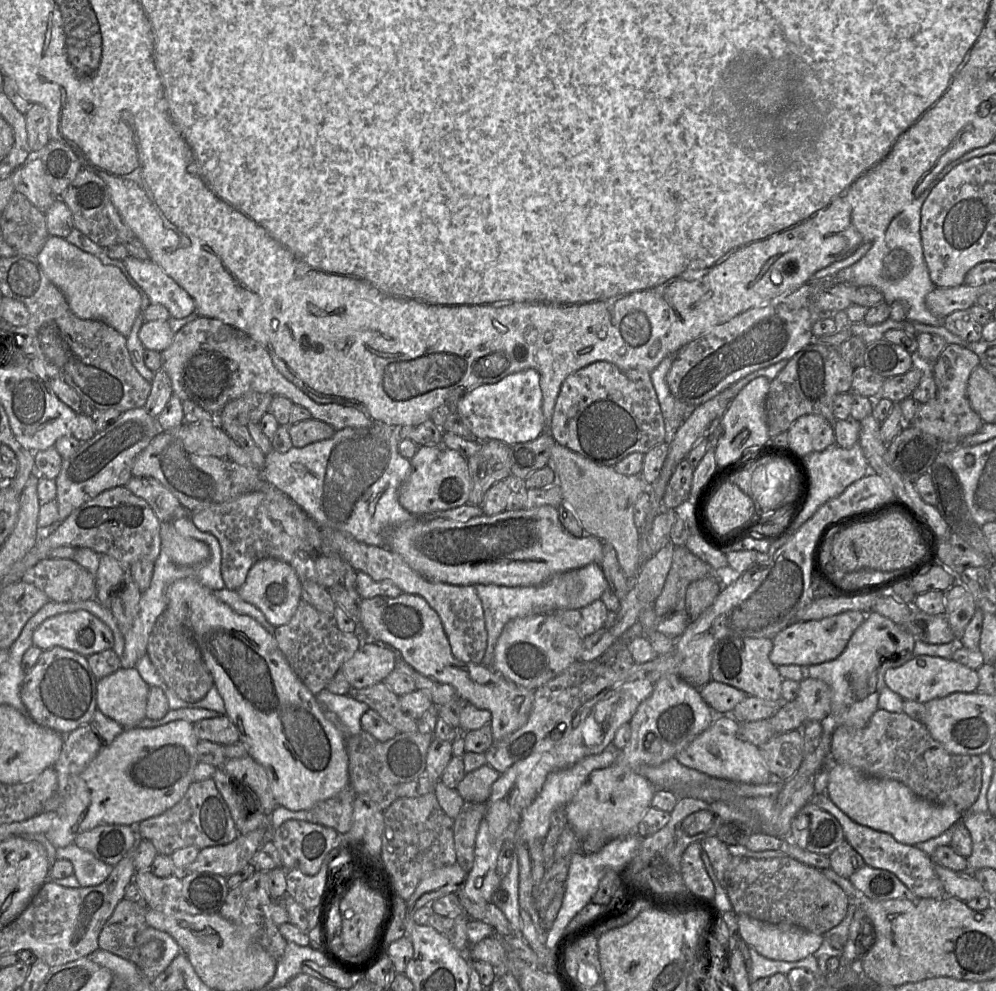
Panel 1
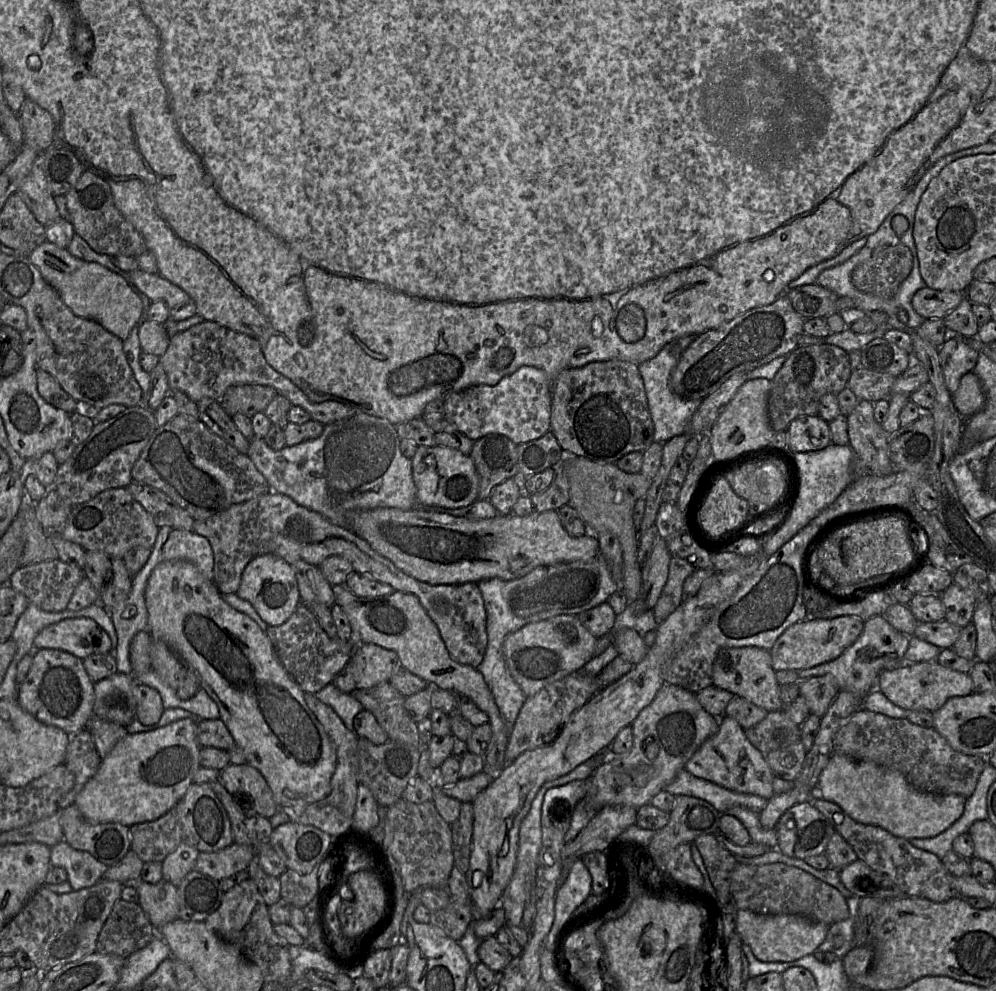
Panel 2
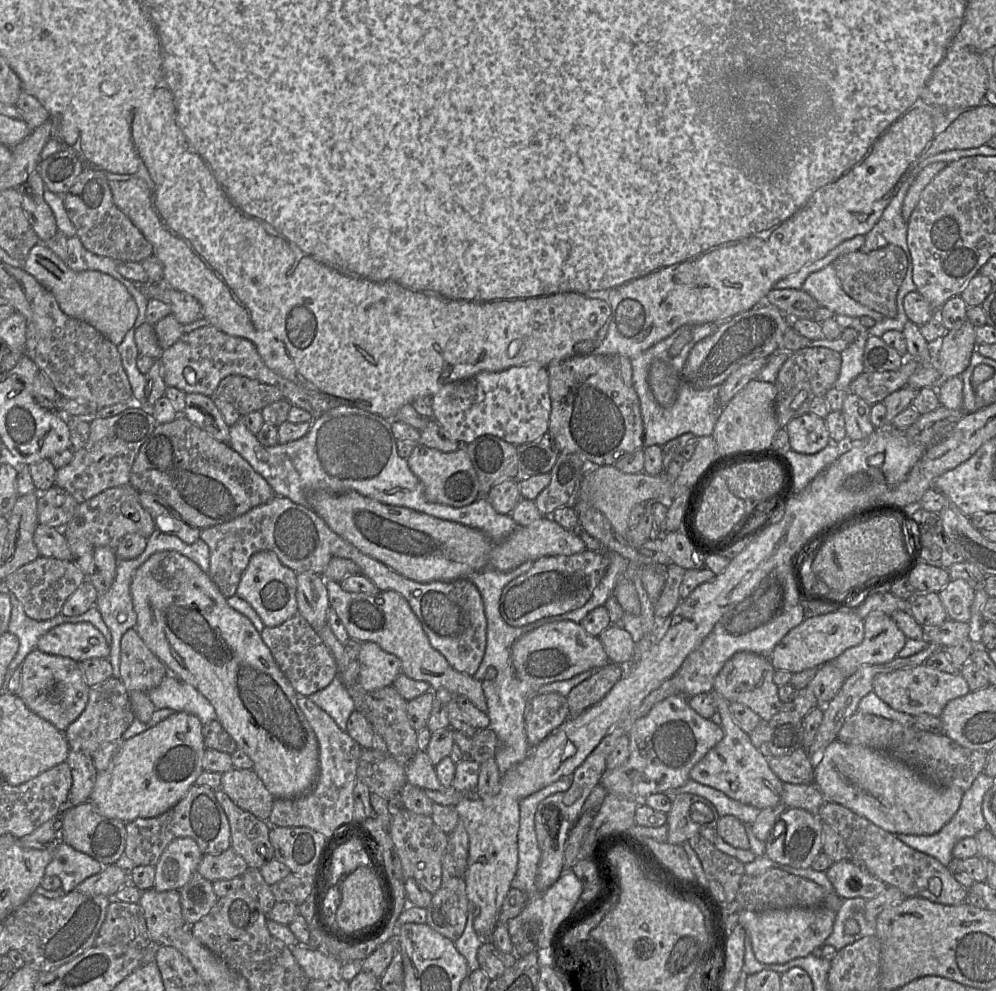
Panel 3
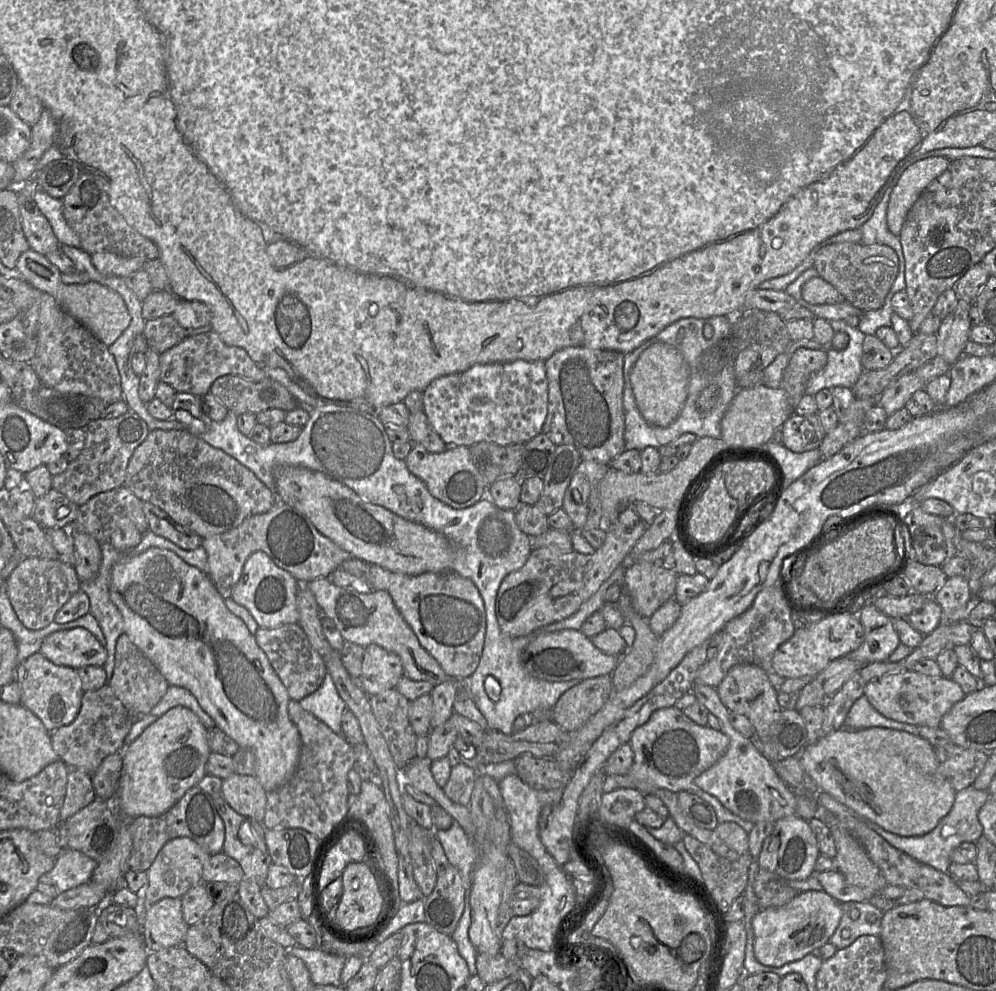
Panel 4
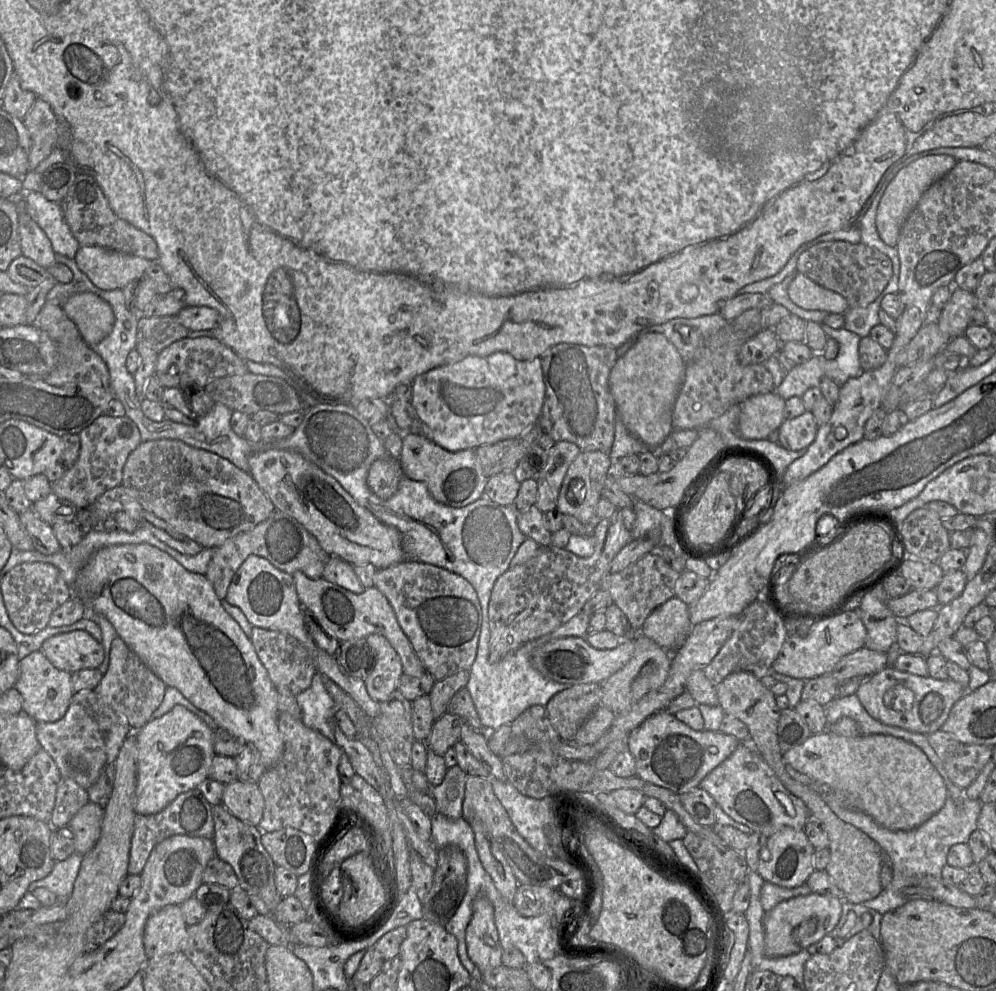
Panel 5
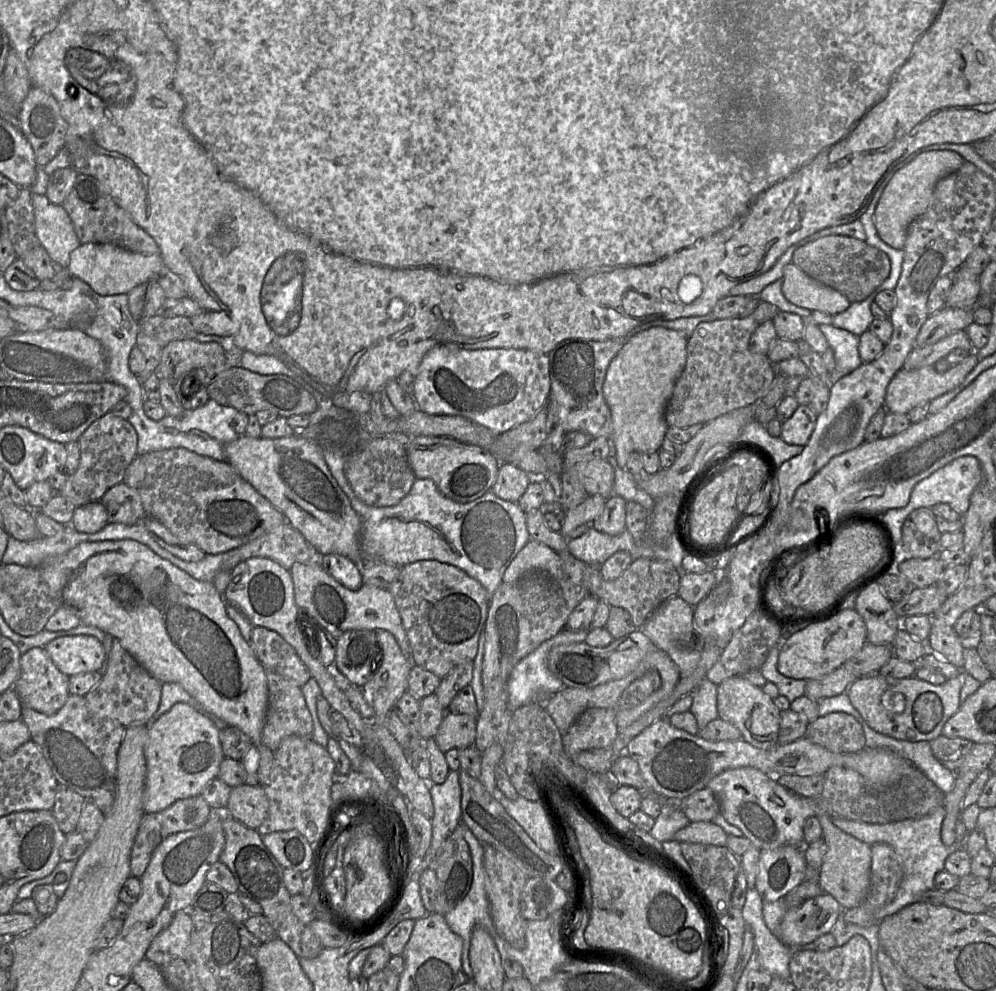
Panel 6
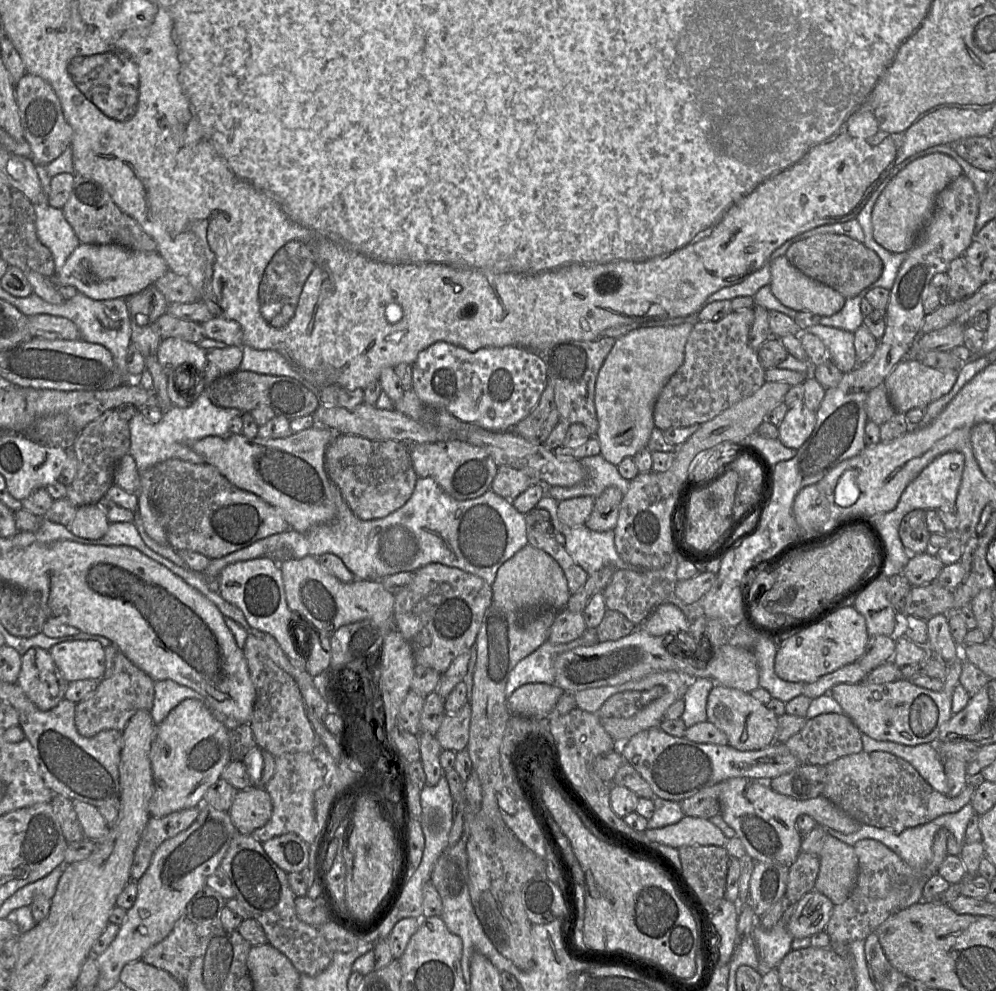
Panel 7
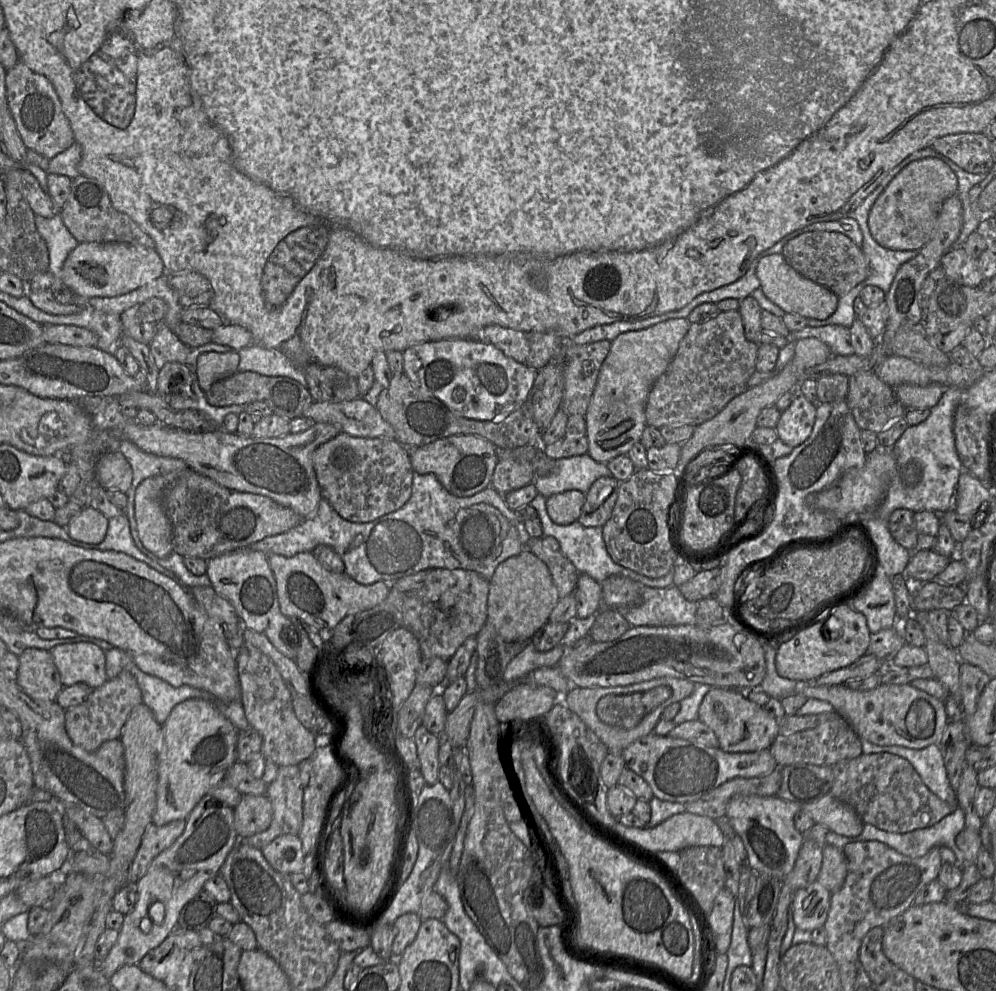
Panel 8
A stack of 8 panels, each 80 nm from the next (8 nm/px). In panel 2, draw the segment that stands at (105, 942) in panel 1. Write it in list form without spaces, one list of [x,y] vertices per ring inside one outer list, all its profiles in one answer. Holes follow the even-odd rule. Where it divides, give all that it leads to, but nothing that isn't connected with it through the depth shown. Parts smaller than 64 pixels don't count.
[[[119,899],[99,933],[96,951],[126,960],[147,946],[156,934],[156,929],[138,903]]]

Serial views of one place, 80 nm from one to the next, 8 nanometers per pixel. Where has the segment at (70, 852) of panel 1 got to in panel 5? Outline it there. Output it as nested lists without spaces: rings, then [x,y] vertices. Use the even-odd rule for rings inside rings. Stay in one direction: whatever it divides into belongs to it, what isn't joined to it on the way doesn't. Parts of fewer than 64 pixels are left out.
[[[73,853],[62,861],[55,861],[52,871],[43,879],[32,882],[27,892],[44,887],[55,893],[59,899],[67,899],[73,891],[83,855]]]

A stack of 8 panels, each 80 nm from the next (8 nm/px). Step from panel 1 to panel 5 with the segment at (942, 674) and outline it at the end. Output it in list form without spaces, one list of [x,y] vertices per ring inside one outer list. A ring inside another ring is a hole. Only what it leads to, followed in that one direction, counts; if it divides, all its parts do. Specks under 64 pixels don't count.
[[[887,666],[865,679],[855,695],[875,720],[893,727],[928,736],[948,719],[953,706],[964,696],[966,689],[951,679],[937,680],[918,676]]]

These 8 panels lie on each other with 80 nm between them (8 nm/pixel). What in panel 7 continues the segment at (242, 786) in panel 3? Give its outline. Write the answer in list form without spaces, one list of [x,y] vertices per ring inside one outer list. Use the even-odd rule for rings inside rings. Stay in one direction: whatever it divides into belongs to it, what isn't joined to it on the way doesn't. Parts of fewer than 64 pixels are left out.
[[[263,787],[238,790],[228,810],[231,821],[240,834],[250,835],[267,824],[272,815],[272,801]]]

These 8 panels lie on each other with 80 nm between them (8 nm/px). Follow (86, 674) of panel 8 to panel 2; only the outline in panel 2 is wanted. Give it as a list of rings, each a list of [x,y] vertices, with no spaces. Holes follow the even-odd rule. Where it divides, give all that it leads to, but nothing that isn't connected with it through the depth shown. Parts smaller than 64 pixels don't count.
[[[69,618],[41,630],[34,639],[35,650],[57,649],[84,660],[112,649],[109,635],[92,619]]]

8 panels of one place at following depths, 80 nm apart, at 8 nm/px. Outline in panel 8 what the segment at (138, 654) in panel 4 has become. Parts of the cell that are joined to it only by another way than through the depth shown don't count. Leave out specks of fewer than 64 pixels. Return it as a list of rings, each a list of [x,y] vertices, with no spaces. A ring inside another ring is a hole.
[[[127,670],[100,687],[93,689],[79,705],[65,710],[65,729],[72,742],[87,752],[97,750],[108,740],[119,739],[124,724],[134,707],[143,703],[142,693],[134,676]]]

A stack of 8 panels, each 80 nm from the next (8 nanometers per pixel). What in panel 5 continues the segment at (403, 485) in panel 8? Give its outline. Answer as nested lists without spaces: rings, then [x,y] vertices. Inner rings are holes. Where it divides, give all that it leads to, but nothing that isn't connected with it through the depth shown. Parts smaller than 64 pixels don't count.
[[[387,455],[372,463],[367,476],[370,490],[382,500],[391,498],[405,476],[399,459]]]

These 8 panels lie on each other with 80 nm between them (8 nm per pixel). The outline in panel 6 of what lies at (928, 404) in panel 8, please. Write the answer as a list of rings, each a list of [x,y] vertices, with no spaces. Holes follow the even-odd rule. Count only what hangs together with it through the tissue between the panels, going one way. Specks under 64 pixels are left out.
[[[971,353],[961,363],[951,366],[943,373],[937,372],[933,366],[925,366],[913,370],[899,370],[886,389],[884,400],[886,412],[907,414],[915,407],[929,404],[935,398],[958,387],[978,363],[979,360],[975,353]]]

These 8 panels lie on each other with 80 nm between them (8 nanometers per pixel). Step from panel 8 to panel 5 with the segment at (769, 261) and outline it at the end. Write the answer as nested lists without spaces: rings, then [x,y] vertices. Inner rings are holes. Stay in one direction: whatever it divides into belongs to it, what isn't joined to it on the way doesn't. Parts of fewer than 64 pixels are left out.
[[[797,270],[795,273],[795,278],[788,287],[788,296],[797,306],[832,314],[843,314],[849,309],[842,295],[819,285]]]

